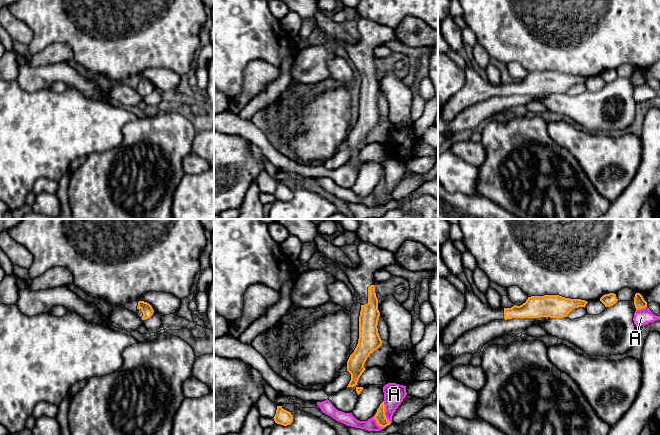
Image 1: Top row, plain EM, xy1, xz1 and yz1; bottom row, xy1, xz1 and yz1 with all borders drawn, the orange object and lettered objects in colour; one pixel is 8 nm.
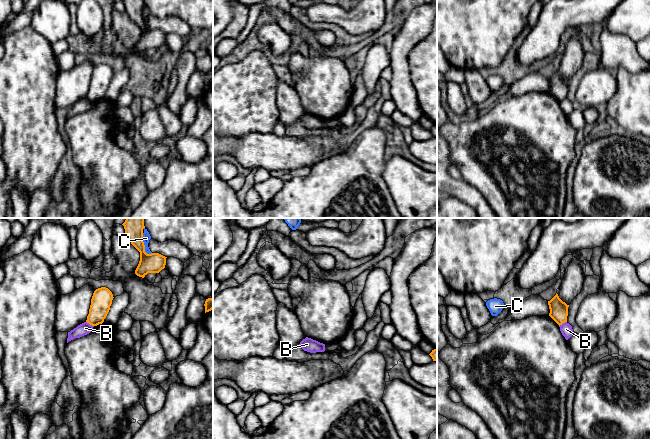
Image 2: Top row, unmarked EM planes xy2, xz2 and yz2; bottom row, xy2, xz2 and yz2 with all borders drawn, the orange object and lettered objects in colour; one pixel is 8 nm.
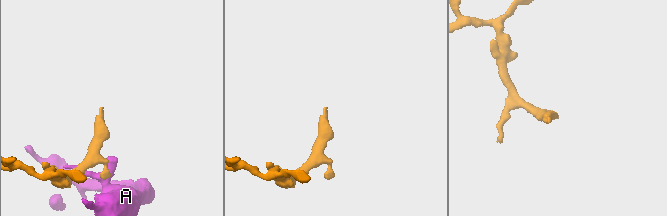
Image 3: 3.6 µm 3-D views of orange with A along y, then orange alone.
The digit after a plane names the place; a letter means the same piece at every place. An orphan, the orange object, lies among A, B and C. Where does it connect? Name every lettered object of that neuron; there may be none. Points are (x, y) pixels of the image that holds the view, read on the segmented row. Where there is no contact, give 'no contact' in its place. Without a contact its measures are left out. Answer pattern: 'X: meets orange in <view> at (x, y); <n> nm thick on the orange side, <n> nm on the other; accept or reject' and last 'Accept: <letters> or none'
A: meets orange in xz1 at (384, 412); 90 nm thick on the orange side, 160 nm on the other; reject
B: meets orange in xy2 at (90, 324); 160 nm thick on the orange side, 100 nm on the other; reject
C: meets orange in xy2 at (144, 245); 160 nm thick on the orange side, 60 nm on the other; reject
Accept: none

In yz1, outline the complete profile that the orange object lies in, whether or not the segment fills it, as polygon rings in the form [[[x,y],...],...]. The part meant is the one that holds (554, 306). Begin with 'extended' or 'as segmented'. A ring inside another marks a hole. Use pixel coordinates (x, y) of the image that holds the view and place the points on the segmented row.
extended; [[[472,292],[465,293],[466,305],[461,314],[456,316],[443,330],[440,340],[445,345],[453,344],[464,333],[486,325],[495,320],[512,318],[564,318],[575,308],[584,307],[588,303],[581,299],[570,299],[559,295],[528,297],[520,306],[511,308],[491,308],[484,304]]]

